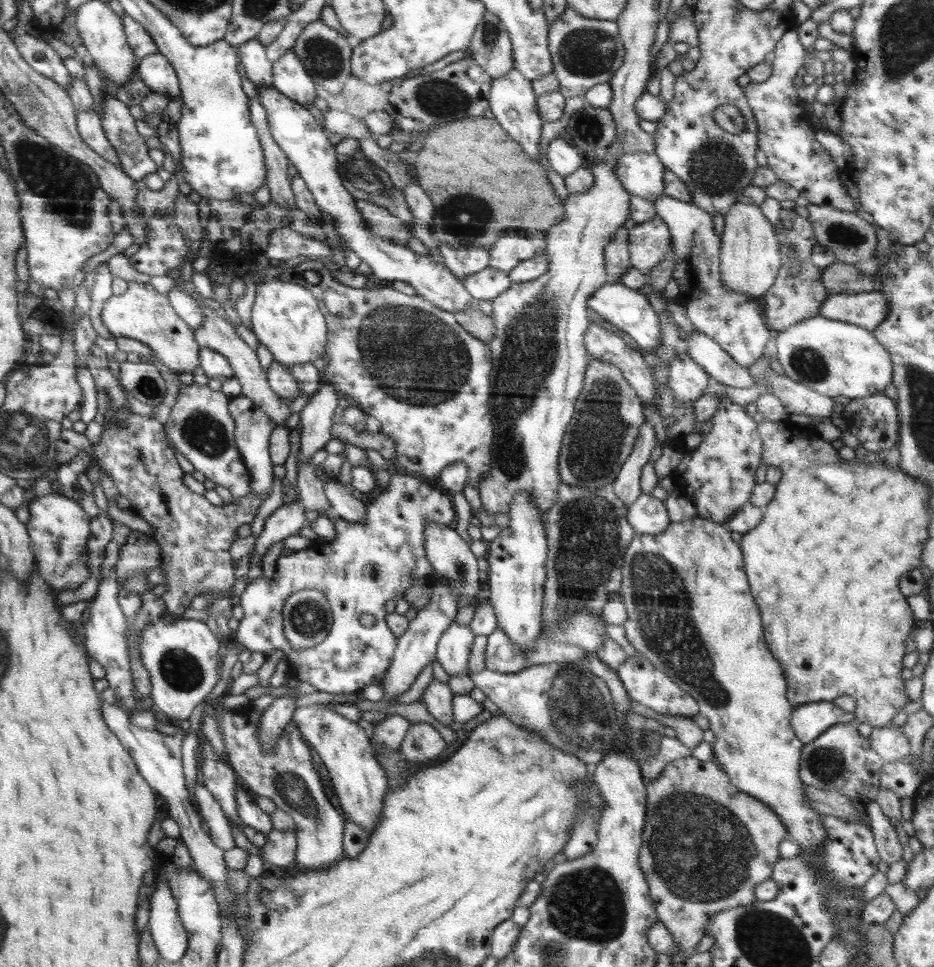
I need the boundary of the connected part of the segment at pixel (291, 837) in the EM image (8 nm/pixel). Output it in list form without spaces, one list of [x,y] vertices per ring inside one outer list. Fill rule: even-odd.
[[[272,829],[266,834],[266,843],[262,845],[261,859],[274,866],[288,866],[294,862],[297,838],[294,832]]]

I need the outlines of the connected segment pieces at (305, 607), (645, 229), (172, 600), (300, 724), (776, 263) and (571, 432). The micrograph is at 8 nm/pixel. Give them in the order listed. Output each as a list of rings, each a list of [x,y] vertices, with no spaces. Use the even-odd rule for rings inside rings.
[[[315,588],[296,591],[282,607],[284,636],[300,652],[318,646],[332,626],[332,611],[323,592]]]
[[[655,218],[629,230],[629,262],[639,272],[649,274],[671,248],[671,235],[666,224]]]
[[[118,410],[116,418],[102,424],[102,427],[103,431],[97,444],[92,444],[82,433],[67,432],[63,429],[60,433],[60,440],[57,441],[57,452],[54,455],[57,463],[54,462],[52,468],[56,469],[58,464],[57,470],[59,471],[60,465],[64,462],[77,458],[82,451],[88,453],[90,460],[92,462],[96,460],[99,464],[102,474],[106,473],[112,477],[114,486],[118,488],[119,494],[128,498],[132,508],[136,510],[135,514],[153,525],[155,530],[153,538],[162,549],[160,566],[165,574],[165,582],[159,591],[162,592],[162,599],[171,613],[182,614],[195,596],[202,594],[206,596],[208,593],[230,593],[235,580],[234,568],[236,566],[229,553],[234,540],[234,531],[237,531],[242,524],[250,524],[254,520],[260,504],[265,500],[264,495],[250,491],[238,500],[214,505],[202,495],[186,488],[185,474],[180,469],[176,456],[166,440],[162,419],[137,413],[126,414],[124,410]]]
[[[322,704],[298,708],[292,722],[300,729],[307,744],[316,751],[326,766],[340,806],[348,816],[347,820],[354,821],[372,834],[381,816],[384,799],[388,793],[388,783],[384,769],[375,758],[371,738],[366,736],[364,729],[356,722]]]
[[[737,203],[726,214],[725,224],[719,255],[721,284],[726,290],[734,290],[746,298],[757,300],[774,285],[781,268],[783,247],[760,207]]]
[[[590,359],[584,373],[582,393],[576,399],[573,417],[562,437],[562,449],[558,455],[561,482],[588,489],[612,485],[634,448],[642,421],[646,420],[642,406],[642,400],[618,367]]]

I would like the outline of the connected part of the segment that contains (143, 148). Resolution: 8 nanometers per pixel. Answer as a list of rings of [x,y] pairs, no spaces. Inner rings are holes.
[[[104,93],[101,108],[98,116],[102,128],[116,151],[123,171],[138,183],[148,174],[156,173],[158,166],[148,155],[146,138],[136,130],[129,107],[118,98]]]

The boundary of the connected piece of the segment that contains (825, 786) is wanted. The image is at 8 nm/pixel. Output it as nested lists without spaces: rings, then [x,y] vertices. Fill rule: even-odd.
[[[839,723],[830,726],[830,729],[816,738],[813,742],[806,743],[802,750],[802,759],[800,761],[800,779],[808,786],[816,786],[820,790],[832,790],[842,796],[846,796],[853,803],[865,807],[868,803],[875,800],[875,796],[880,788],[880,773],[883,762],[878,754],[870,745],[869,738],[861,736],[854,723]]]

